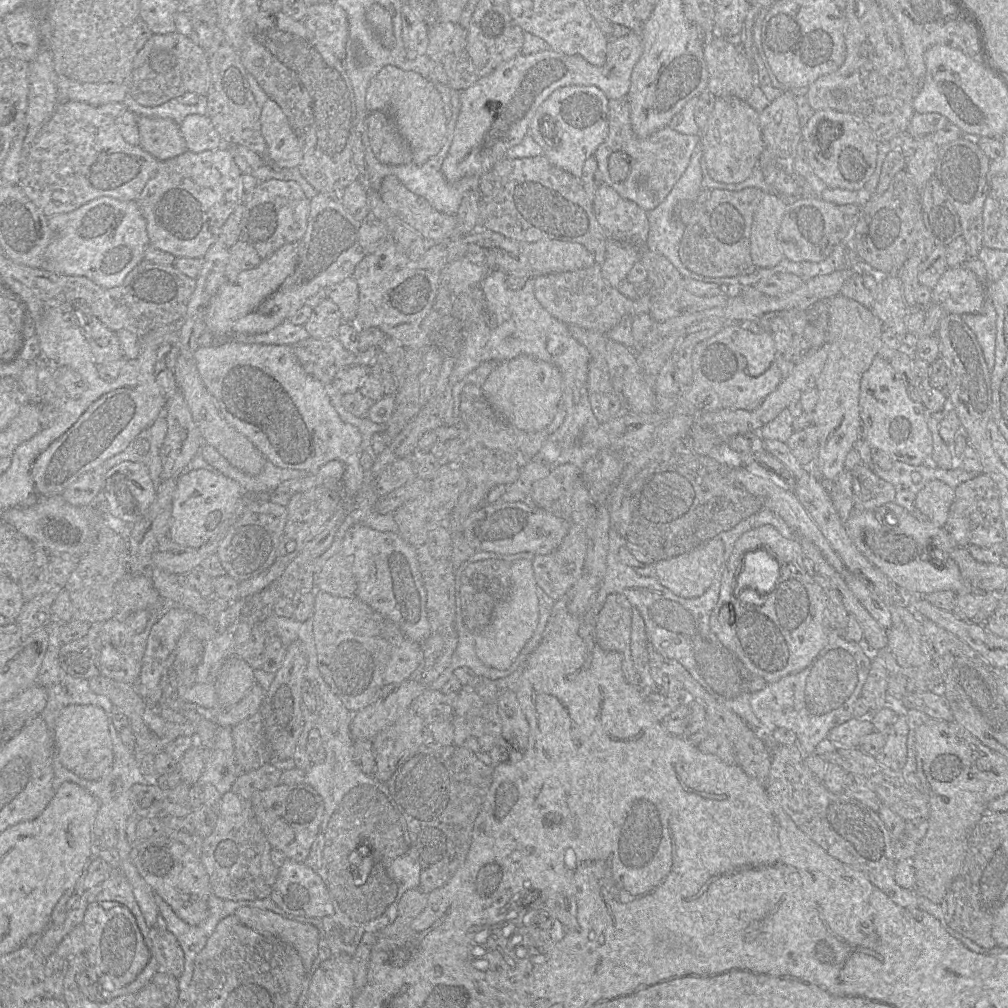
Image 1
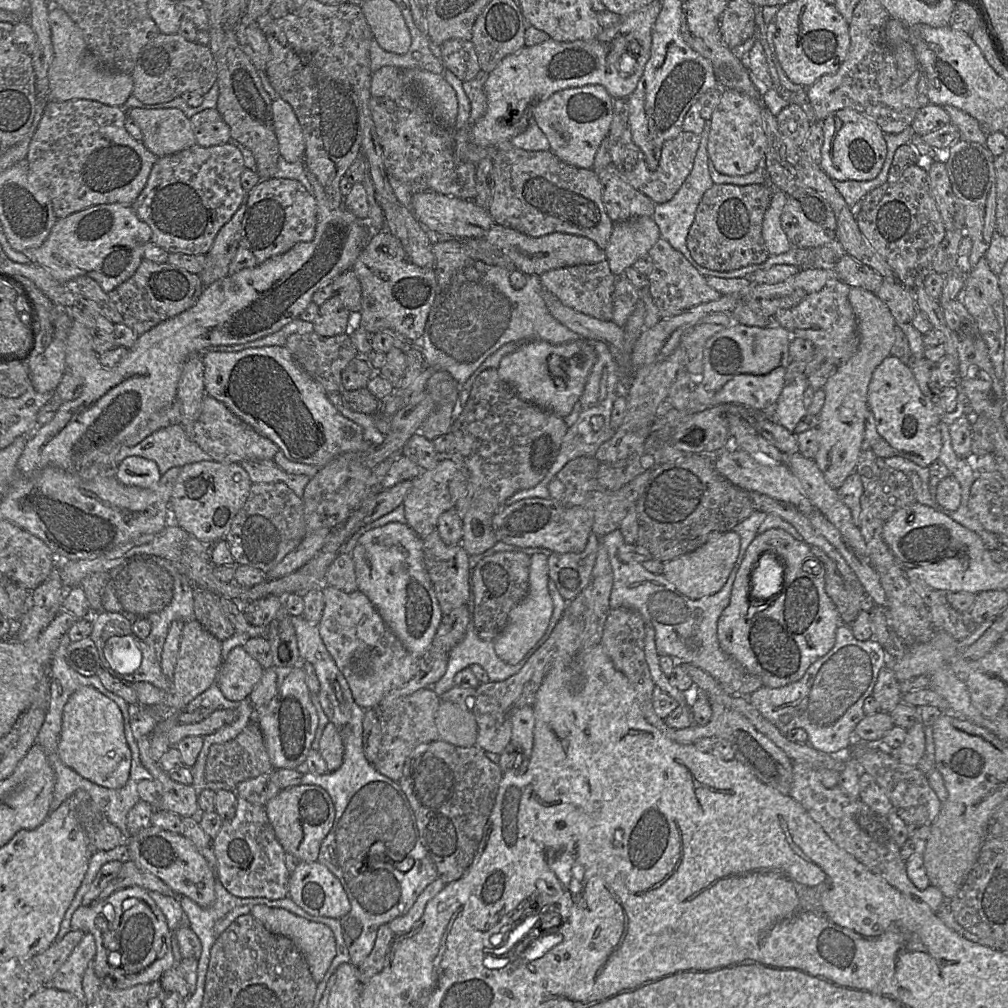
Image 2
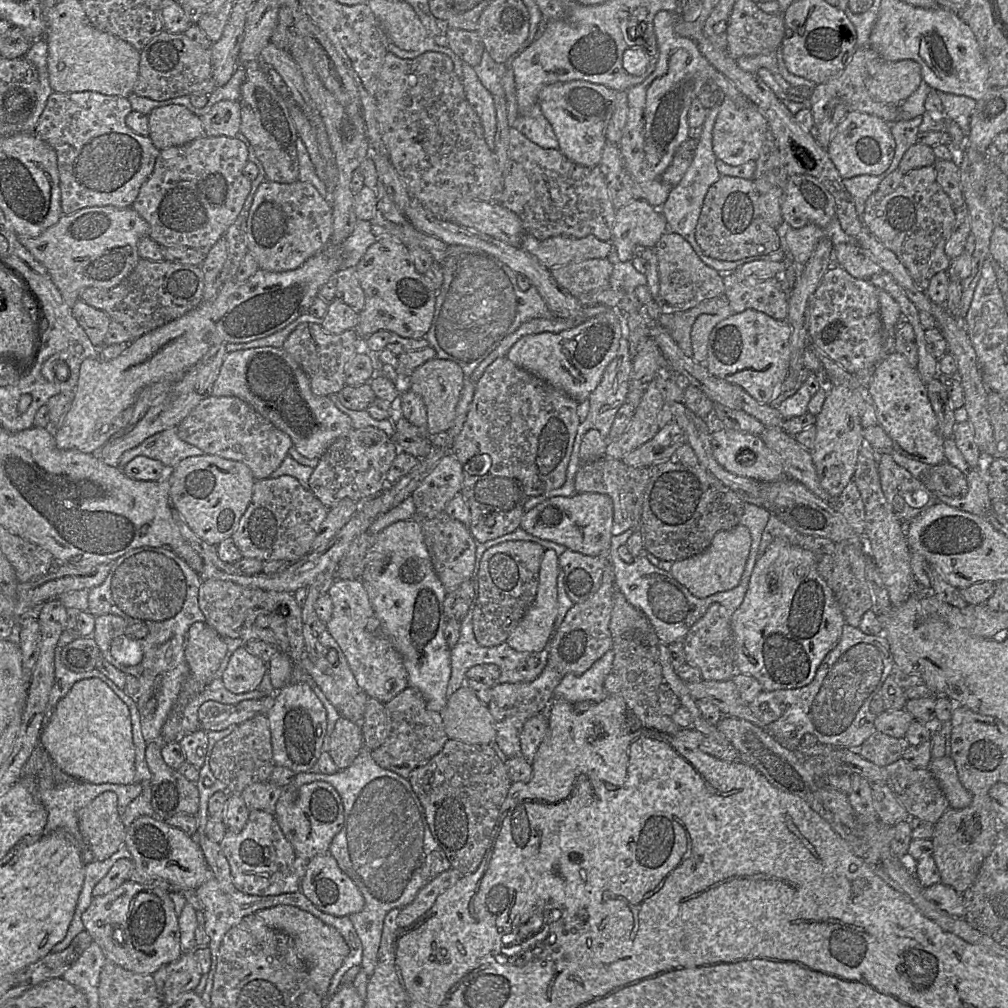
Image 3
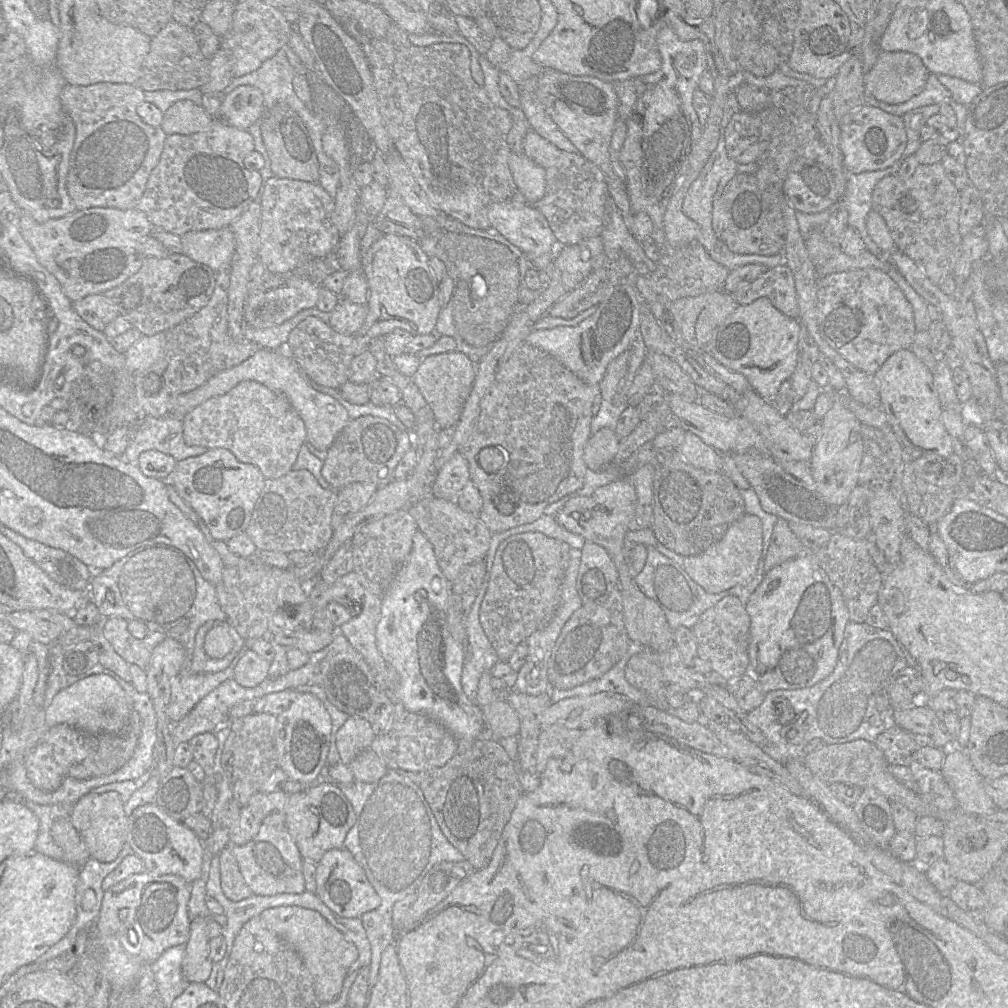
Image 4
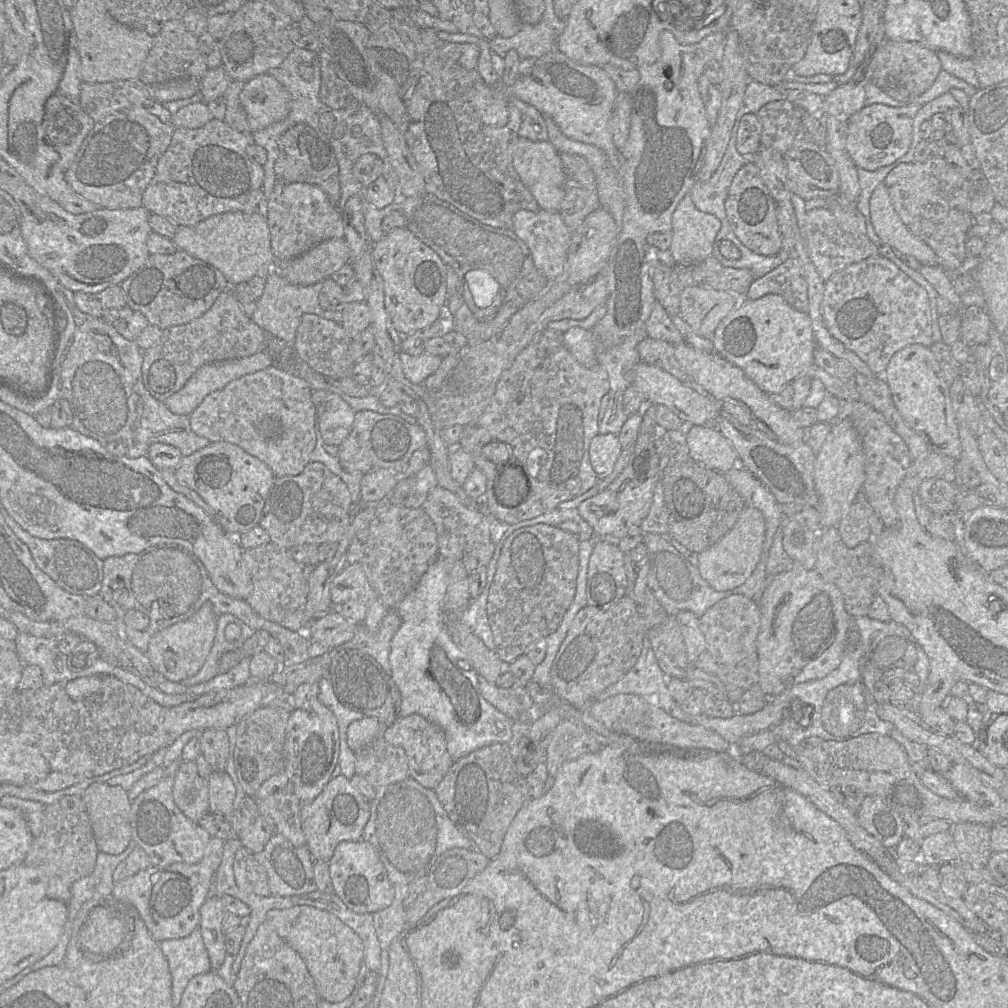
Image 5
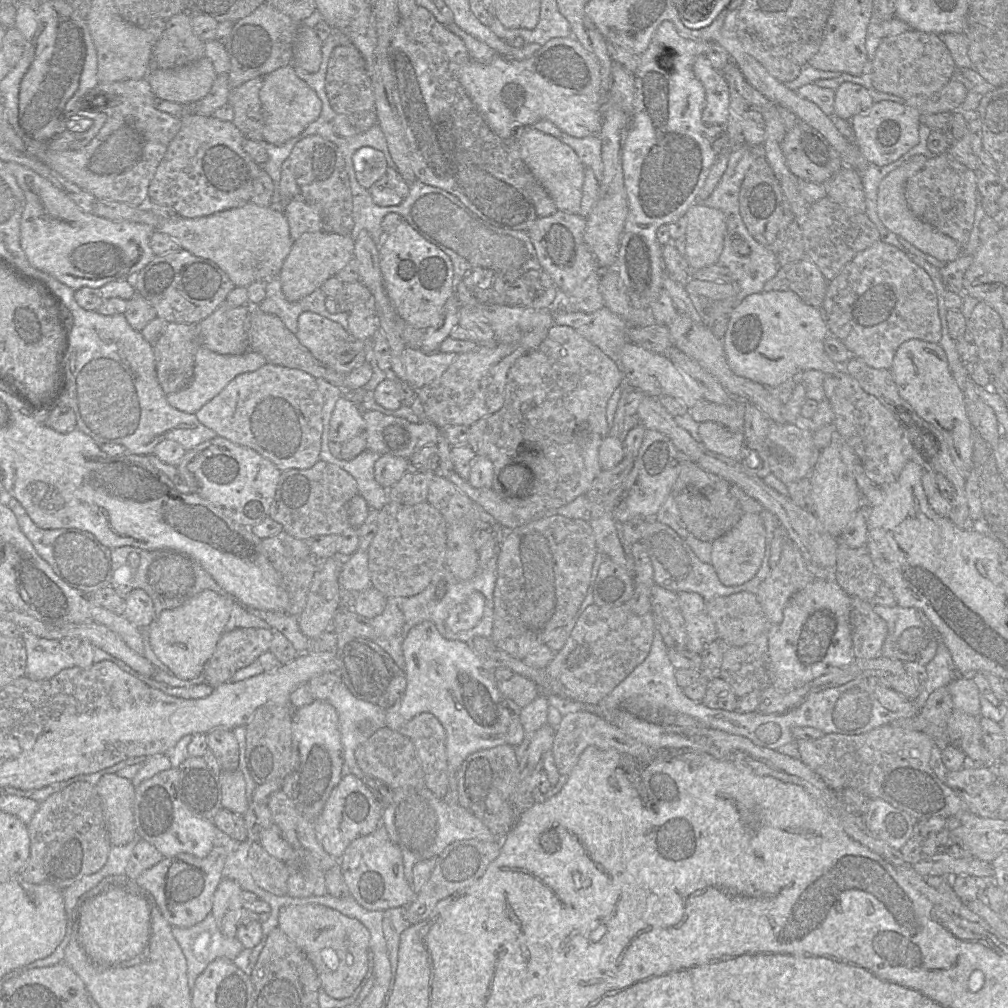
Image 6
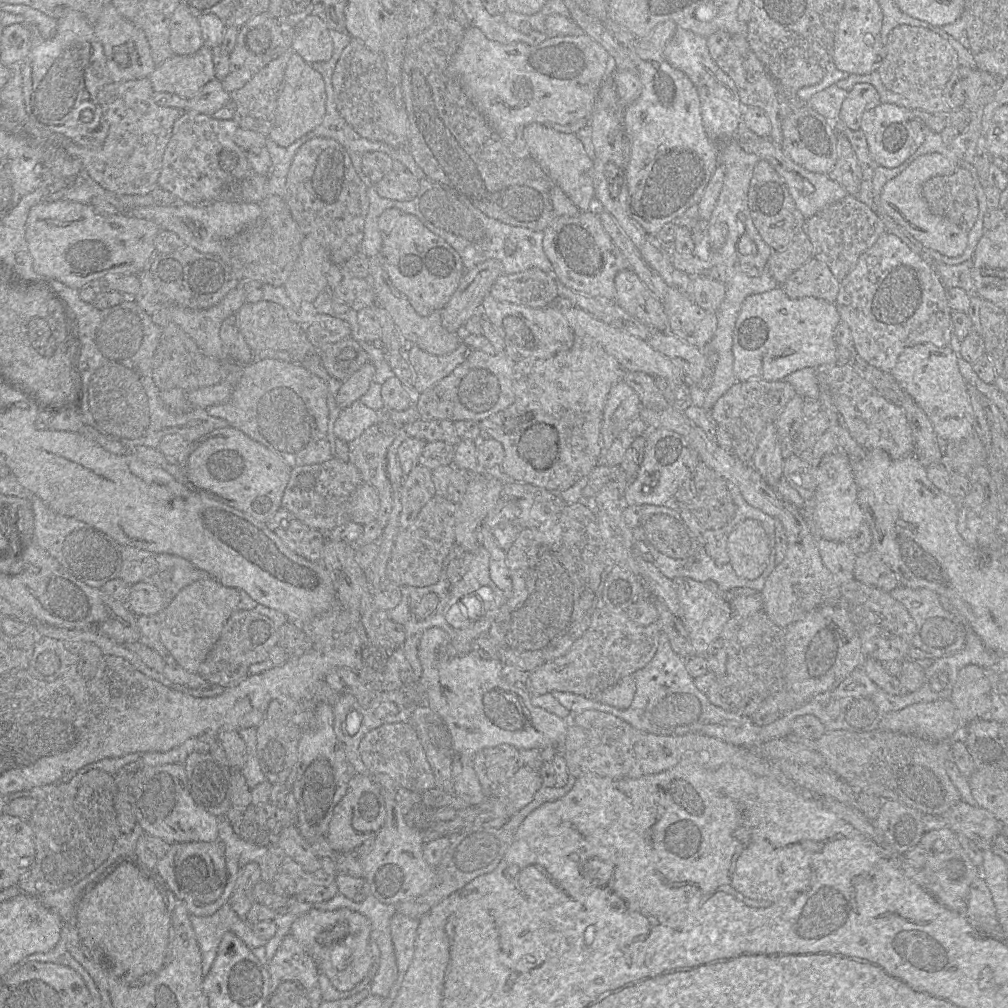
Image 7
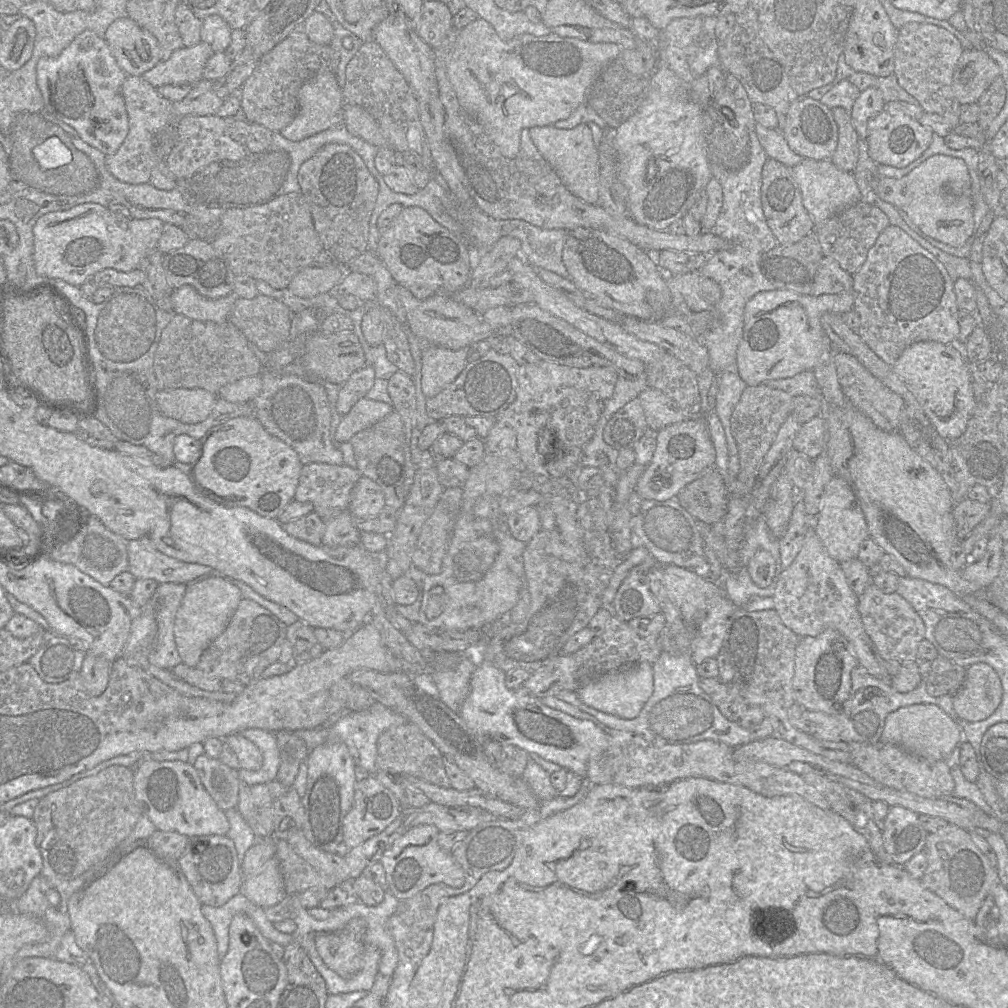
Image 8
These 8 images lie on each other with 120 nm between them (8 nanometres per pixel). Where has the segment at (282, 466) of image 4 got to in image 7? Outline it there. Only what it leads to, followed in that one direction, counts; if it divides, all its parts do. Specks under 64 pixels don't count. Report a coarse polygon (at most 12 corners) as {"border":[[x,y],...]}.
{"border":[[256,359],[205,410],[291,468],[333,458],[327,386]]}

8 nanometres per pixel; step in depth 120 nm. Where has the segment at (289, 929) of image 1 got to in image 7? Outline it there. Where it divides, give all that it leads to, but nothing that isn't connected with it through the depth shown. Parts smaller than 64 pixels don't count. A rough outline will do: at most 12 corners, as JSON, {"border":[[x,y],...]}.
{"border":[[313,908],[290,934],[341,992],[370,970],[369,919]]}

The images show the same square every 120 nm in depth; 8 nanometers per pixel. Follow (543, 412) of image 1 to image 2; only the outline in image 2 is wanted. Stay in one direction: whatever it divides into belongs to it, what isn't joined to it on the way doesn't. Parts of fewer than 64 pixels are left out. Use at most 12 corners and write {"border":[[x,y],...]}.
{"border":[[582,338],[531,341],[497,372],[520,399],[564,418],[596,360]]}

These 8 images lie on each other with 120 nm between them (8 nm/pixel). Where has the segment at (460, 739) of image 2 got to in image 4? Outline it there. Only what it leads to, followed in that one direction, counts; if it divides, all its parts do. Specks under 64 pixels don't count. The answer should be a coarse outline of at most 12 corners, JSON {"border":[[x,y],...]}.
{"border":[[481,675],[474,699],[486,727],[481,739],[517,736],[519,717]]}

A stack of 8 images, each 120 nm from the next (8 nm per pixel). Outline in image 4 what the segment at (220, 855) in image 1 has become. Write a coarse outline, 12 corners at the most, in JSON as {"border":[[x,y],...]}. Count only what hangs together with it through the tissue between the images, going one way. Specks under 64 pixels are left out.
{"border":[[284,824],[230,842],[254,895],[305,891],[303,857]]}

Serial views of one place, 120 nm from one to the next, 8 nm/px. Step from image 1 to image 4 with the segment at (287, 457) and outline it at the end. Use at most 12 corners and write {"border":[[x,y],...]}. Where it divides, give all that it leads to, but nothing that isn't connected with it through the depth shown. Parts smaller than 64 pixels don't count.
{"border":[[259,349],[179,395],[169,416],[185,415],[243,381],[283,396],[327,451],[350,418],[316,391],[284,349]]}

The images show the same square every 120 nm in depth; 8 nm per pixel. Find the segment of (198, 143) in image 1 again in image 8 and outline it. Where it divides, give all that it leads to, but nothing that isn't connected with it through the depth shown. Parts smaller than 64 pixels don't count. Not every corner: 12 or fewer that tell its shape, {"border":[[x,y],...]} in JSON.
{"border":[[319,70],[300,88],[298,112],[280,131],[301,141],[336,123],[344,100]]}

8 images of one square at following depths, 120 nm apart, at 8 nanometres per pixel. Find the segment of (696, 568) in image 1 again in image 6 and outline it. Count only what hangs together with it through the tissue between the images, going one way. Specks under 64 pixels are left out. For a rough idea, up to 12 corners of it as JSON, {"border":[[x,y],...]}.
{"border":[[742,513],[712,542],[725,586],[752,579],[765,555],[758,513]]}

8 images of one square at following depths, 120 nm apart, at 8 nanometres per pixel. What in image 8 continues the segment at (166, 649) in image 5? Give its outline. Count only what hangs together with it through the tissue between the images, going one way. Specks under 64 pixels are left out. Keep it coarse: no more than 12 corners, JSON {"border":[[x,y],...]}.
{"border":[[221,575],[188,583],[173,629],[196,667],[241,599]]}

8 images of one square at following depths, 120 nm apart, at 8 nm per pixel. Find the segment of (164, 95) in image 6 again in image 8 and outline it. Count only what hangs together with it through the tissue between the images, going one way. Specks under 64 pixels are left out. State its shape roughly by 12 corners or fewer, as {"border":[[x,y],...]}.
{"border":[[183,47],[141,77],[156,88],[195,85],[213,53]]}

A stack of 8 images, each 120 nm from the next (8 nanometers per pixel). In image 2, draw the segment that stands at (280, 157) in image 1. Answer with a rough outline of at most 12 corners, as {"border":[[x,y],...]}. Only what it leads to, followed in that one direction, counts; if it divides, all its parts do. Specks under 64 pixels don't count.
{"border":[[278,98],[272,112],[280,156],[304,160],[304,136],[294,110]]}

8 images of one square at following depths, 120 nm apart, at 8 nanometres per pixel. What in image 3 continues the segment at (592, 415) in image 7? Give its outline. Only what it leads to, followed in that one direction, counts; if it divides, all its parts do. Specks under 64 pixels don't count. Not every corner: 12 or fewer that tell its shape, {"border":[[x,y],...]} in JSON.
{"border":[[506,356],[448,452],[478,544],[567,482],[579,403]]}

